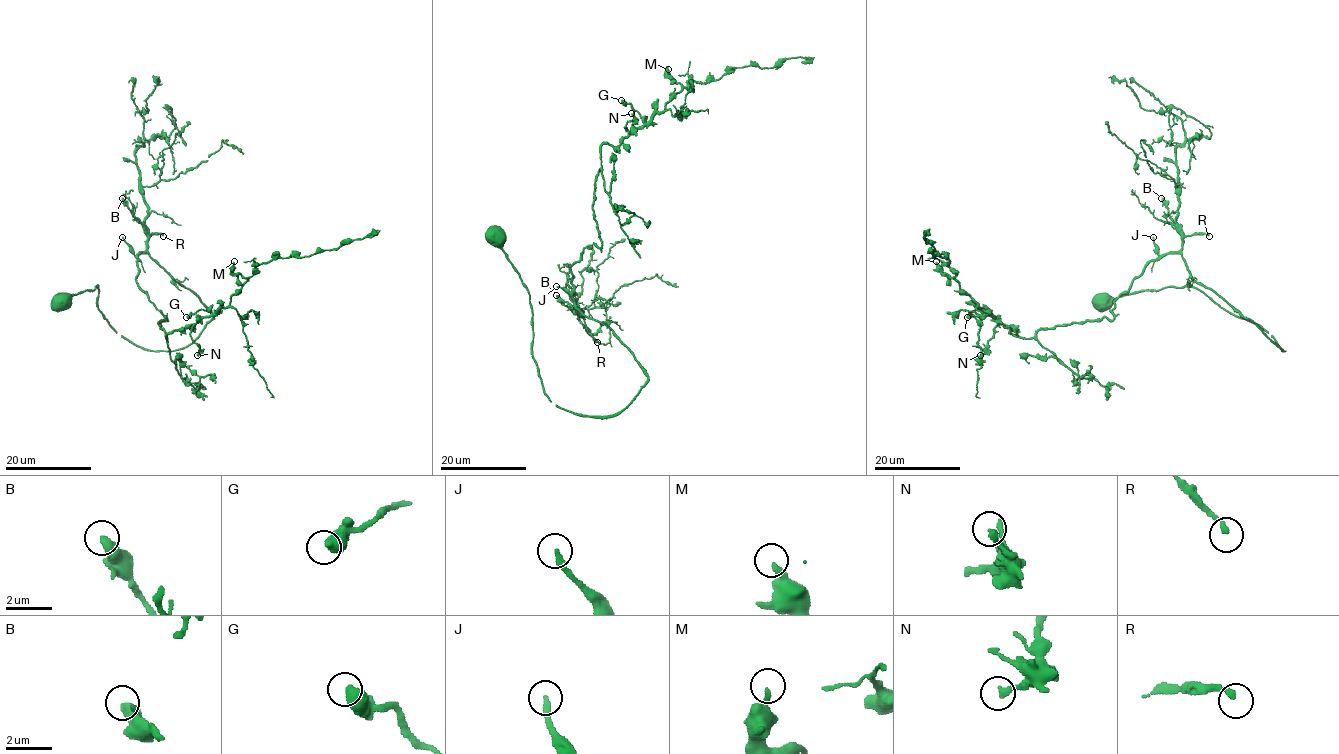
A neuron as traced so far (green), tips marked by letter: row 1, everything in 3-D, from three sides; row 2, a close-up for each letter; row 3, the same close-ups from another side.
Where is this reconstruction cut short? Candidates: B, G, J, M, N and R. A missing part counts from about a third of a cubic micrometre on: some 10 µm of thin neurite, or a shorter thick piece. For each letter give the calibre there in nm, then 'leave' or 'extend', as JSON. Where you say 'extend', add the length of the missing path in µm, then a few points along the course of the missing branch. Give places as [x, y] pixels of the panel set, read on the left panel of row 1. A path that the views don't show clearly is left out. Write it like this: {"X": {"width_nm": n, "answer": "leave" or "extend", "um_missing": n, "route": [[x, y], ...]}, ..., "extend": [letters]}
{"B": {"width_nm": 460, "answer": "extend", "um_missing": 35}, "G": {"width_nm": 600, "answer": "leave"}, "J": {"width_nm": 240, "answer": "leave"}, "M": {"width_nm": 240, "answer": "leave"}, "N": {"width_nm": 280, "answer": "leave"}, "R": {"width_nm": 200, "answer": "extend", "um_missing": 25}, "extend": ["B", "R"]}

